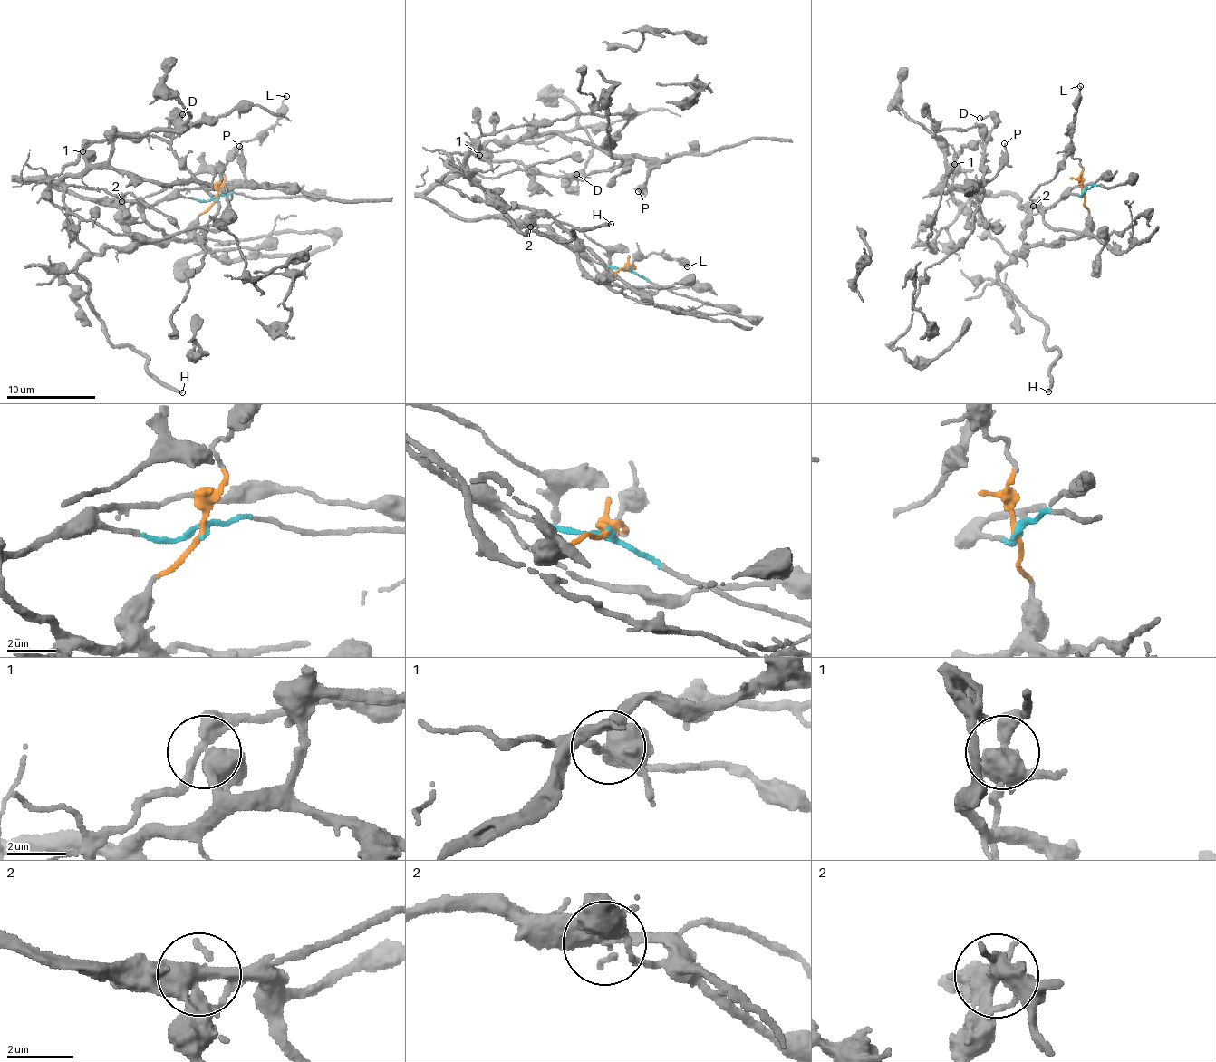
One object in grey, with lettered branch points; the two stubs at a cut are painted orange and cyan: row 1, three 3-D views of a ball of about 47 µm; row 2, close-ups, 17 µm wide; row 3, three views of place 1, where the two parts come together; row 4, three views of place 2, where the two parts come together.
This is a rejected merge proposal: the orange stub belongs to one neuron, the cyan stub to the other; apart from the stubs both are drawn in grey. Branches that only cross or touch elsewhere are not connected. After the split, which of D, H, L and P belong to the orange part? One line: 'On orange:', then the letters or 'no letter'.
On orange: D, H, L

